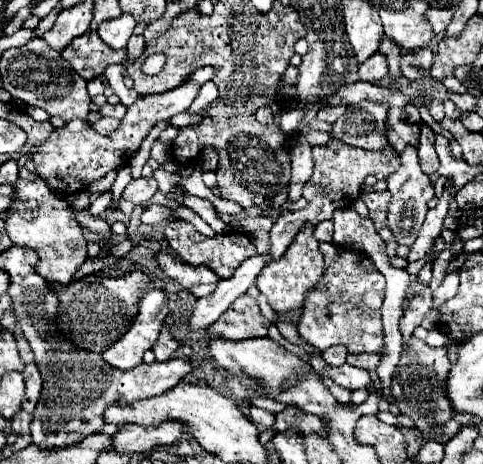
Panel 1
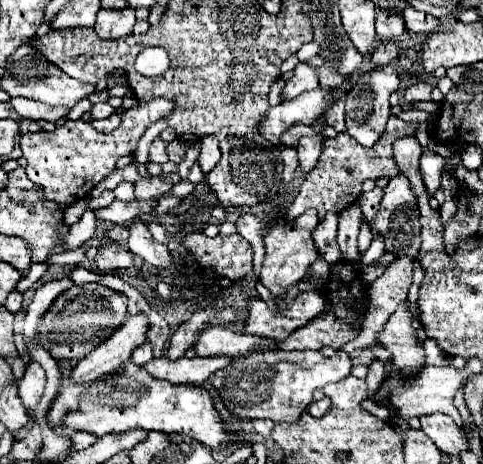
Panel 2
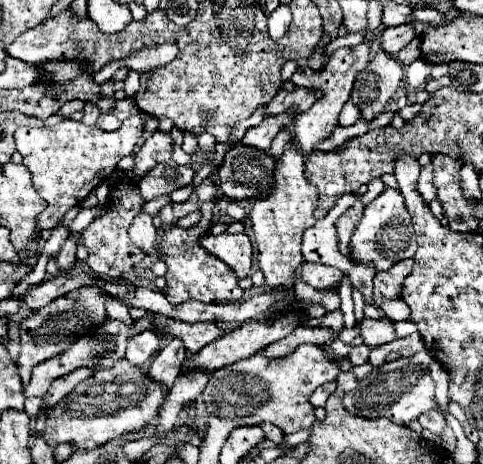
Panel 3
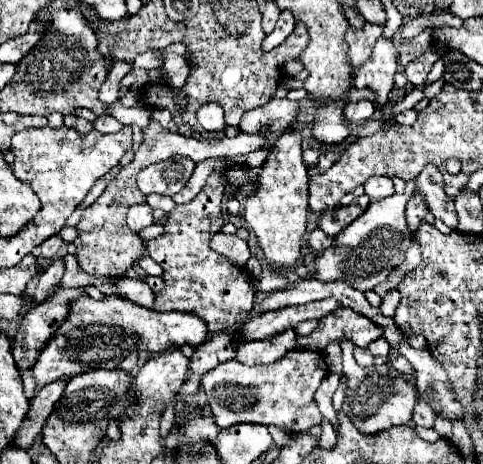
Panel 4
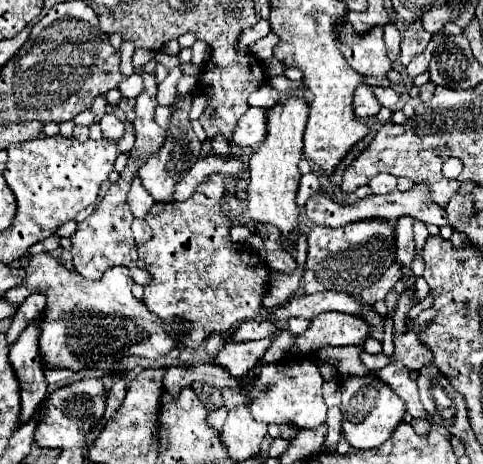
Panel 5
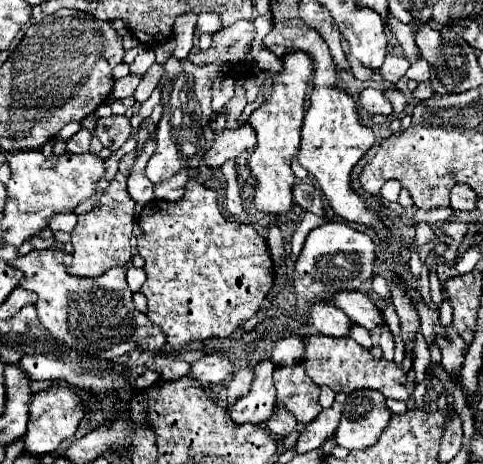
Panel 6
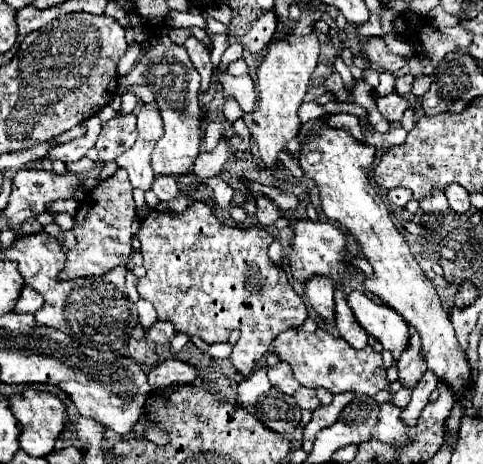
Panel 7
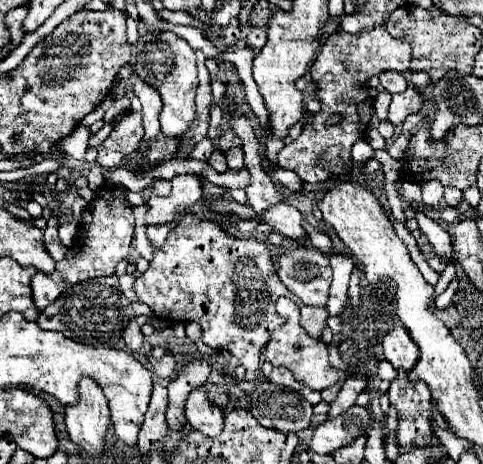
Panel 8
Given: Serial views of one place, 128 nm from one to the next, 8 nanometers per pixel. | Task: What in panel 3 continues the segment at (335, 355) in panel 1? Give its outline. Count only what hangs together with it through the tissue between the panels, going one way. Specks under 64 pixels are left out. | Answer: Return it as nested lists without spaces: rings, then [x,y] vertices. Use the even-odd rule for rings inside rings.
[[[402,260],[394,264],[386,272],[378,272],[374,276],[374,304],[382,304],[384,300],[400,298],[400,288],[408,272],[412,270],[414,260]]]

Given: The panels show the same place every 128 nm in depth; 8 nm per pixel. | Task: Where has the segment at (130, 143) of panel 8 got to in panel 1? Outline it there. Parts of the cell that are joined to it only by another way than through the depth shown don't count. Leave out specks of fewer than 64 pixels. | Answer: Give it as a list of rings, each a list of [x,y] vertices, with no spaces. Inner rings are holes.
[[[100,118],[98,122],[92,124],[92,128],[98,134],[110,134],[110,132],[114,132],[118,128],[118,124],[120,124],[120,120],[116,120],[116,118]]]

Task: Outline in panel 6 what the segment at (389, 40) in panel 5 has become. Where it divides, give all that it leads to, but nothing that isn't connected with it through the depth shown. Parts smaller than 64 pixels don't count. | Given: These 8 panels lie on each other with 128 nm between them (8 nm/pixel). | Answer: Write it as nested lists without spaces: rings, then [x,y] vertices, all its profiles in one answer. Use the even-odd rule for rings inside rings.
[[[388,54],[388,58],[384,60],[384,64],[382,64],[382,68],[380,68],[380,76],[382,76],[384,82],[396,84],[396,82],[406,74],[408,68],[410,68],[410,62],[408,62],[404,56]]]

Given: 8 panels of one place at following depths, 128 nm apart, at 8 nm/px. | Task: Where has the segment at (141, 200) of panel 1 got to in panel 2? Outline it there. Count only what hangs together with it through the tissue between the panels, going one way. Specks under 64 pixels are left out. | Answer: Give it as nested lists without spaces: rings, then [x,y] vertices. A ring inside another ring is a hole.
[[[140,178],[136,182],[136,198],[138,200],[152,200],[152,198],[160,198],[164,196],[168,190],[172,188],[170,182],[158,178]]]

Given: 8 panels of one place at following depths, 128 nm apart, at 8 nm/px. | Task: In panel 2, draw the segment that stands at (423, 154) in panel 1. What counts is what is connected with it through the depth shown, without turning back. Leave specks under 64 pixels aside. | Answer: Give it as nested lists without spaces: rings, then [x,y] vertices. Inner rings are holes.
[[[424,154],[420,160],[420,170],[422,170],[422,178],[424,178],[424,186],[426,186],[428,194],[434,196],[434,192],[440,188],[444,158],[436,156],[436,154]]]

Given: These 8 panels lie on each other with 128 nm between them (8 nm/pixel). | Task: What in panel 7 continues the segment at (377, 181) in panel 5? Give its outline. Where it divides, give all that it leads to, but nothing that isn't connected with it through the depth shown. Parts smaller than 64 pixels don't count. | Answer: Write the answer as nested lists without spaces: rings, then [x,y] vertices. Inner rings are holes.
[[[394,188],[394,190],[388,192],[388,200],[390,200],[390,204],[400,206],[400,208],[404,208],[412,198],[414,198],[412,192],[406,190],[406,188]]]

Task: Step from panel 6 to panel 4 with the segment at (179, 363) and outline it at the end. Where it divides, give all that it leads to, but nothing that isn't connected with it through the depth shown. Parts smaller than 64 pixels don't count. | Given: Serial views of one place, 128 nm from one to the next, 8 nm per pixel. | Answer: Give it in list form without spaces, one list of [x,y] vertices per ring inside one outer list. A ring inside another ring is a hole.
[[[290,350],[278,362],[268,366],[248,368],[238,360],[228,360],[212,368],[202,376],[202,386],[208,396],[208,406],[218,428],[228,428],[236,422],[252,422],[264,426],[278,426],[284,432],[308,432],[312,426],[320,426],[324,416],[318,406],[310,406],[314,392],[326,376],[326,362],[318,352],[294,352]]]

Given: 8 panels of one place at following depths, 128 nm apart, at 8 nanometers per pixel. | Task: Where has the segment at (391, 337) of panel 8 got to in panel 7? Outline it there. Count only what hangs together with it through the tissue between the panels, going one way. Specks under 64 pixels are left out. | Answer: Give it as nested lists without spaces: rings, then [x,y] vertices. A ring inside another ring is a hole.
[[[362,292],[348,294],[348,304],[360,326],[372,334],[386,350],[390,350],[394,360],[398,360],[400,354],[408,348],[410,340],[410,328],[406,330],[404,318],[396,316],[392,308],[370,300]]]

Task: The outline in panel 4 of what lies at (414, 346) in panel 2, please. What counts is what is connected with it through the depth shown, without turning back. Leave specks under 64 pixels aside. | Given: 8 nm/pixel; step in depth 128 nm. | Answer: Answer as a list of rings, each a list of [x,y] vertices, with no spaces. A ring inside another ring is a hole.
[[[338,308],[338,312],[324,316],[324,320],[318,322],[318,328],[312,334],[298,336],[294,350],[322,352],[330,342],[342,342],[344,338],[354,346],[366,348],[380,336],[382,330],[366,316],[360,316],[350,308]]]

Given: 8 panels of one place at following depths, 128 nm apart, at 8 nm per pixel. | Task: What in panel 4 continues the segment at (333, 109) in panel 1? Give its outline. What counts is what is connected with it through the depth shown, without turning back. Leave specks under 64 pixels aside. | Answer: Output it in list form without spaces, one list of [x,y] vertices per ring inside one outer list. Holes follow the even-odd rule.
[[[360,100],[360,102],[350,102],[344,110],[344,116],[348,122],[364,122],[374,114],[374,104],[370,100]]]

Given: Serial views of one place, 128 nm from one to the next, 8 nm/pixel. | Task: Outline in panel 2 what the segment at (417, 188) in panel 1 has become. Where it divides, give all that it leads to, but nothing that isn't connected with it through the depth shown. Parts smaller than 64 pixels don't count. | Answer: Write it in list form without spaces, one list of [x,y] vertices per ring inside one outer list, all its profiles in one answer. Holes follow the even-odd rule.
[[[398,174],[388,182],[388,186],[384,188],[380,210],[376,212],[374,220],[368,224],[370,224],[372,238],[376,238],[378,234],[384,238],[386,252],[394,254],[396,258],[400,258],[402,254],[412,258],[416,256],[416,252],[420,250],[420,222],[416,212],[416,196],[412,196],[412,188],[408,184],[408,178],[404,178],[404,174]]]

